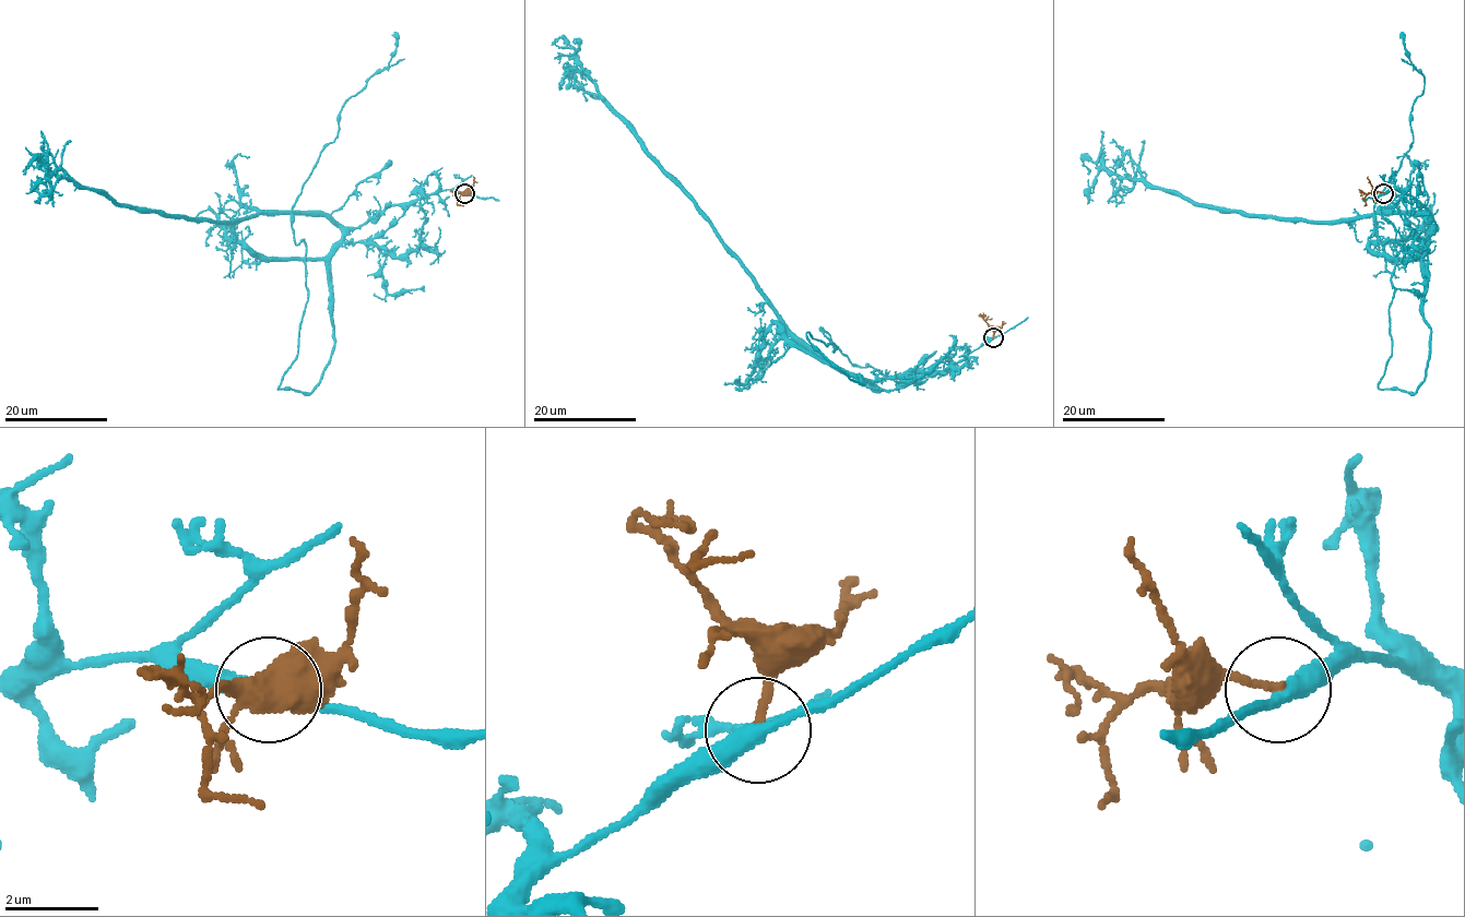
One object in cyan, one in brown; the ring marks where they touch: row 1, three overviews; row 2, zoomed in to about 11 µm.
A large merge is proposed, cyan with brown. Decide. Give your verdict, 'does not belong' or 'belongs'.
does not belong

